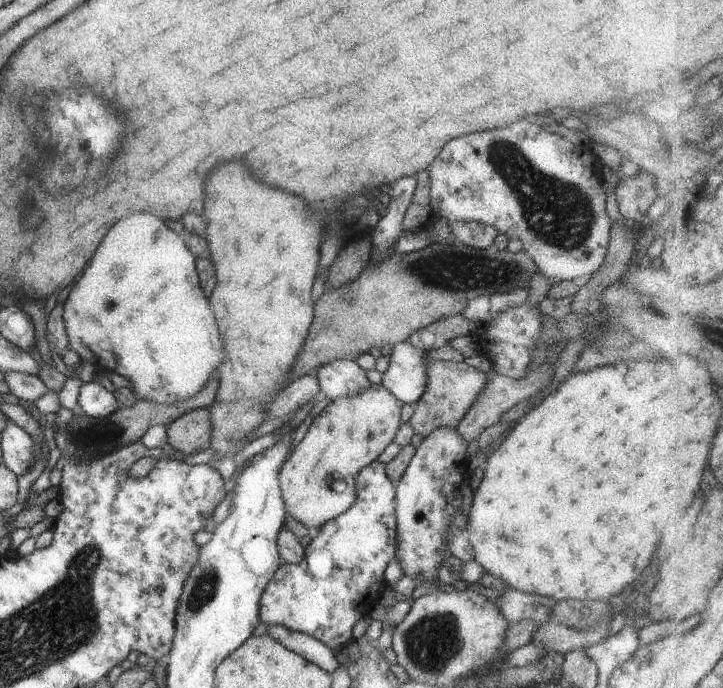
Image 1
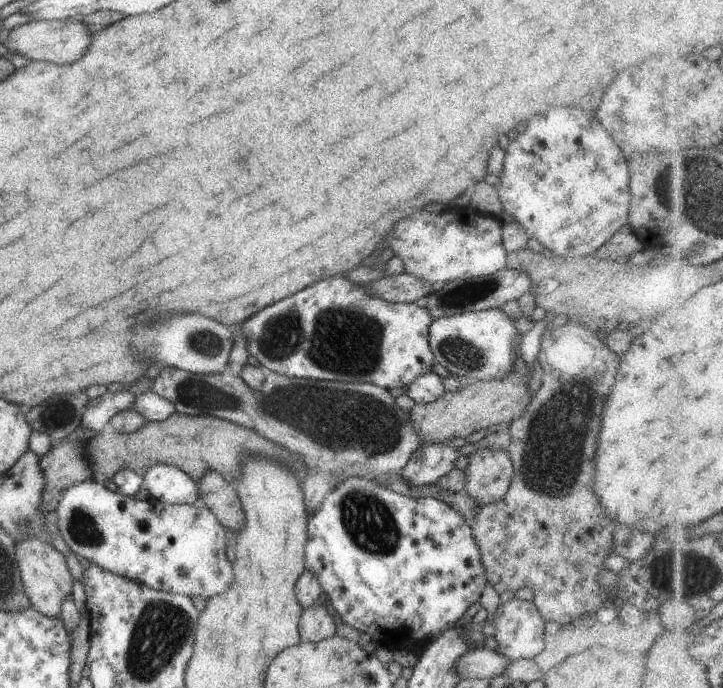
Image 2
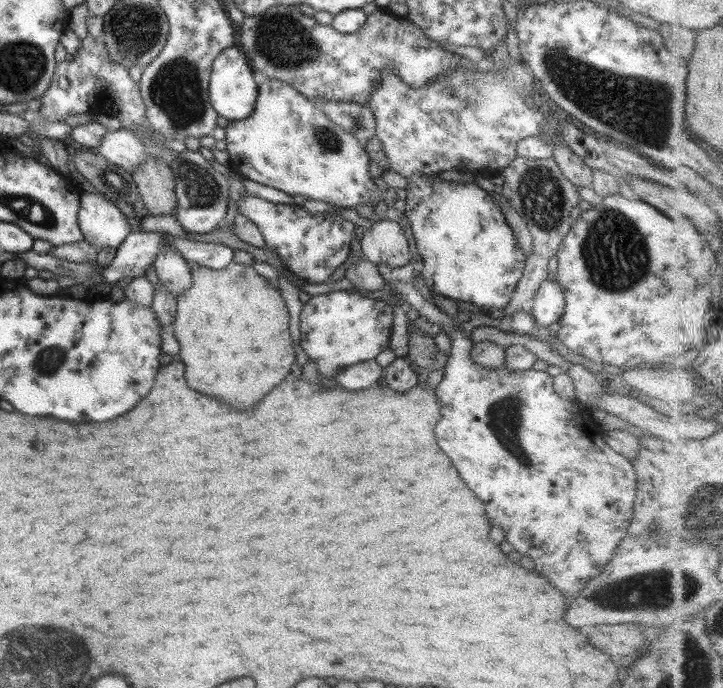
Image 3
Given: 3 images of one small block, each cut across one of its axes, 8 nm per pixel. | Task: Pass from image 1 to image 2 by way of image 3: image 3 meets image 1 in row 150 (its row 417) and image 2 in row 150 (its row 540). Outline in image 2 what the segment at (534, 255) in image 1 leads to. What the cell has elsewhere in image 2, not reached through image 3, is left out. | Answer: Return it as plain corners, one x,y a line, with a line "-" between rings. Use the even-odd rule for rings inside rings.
547,108
545,112
533,116
527,122
527,128
509,142
507,150
505,150
503,160
503,170
498,174
499,183
494,187
497,189
499,200
501,201
502,212
506,212
513,218
513,221
518,222
524,229
528,238
534,238
543,246
557,255
565,258
586,257
593,255
594,252
601,246
608,238
619,230
623,225
628,222
628,210
630,204
630,194
627,184
629,184
629,174
627,174
627,162
621,154
619,147
611,140
609,132
601,128
601,124
591,118
587,112
575,110
575,108

